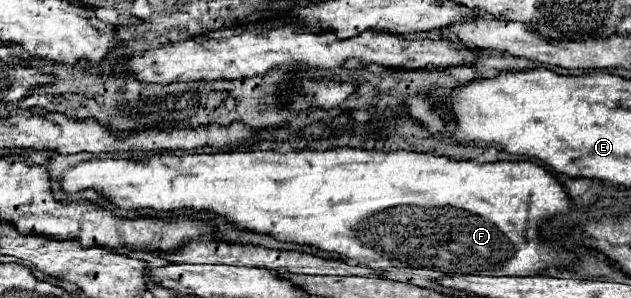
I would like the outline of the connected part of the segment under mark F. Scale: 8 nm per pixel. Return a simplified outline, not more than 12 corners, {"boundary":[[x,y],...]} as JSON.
{"boundary":[[361,148],[93,158],[61,190],[209,210],[373,270],[539,274],[533,162]]}

